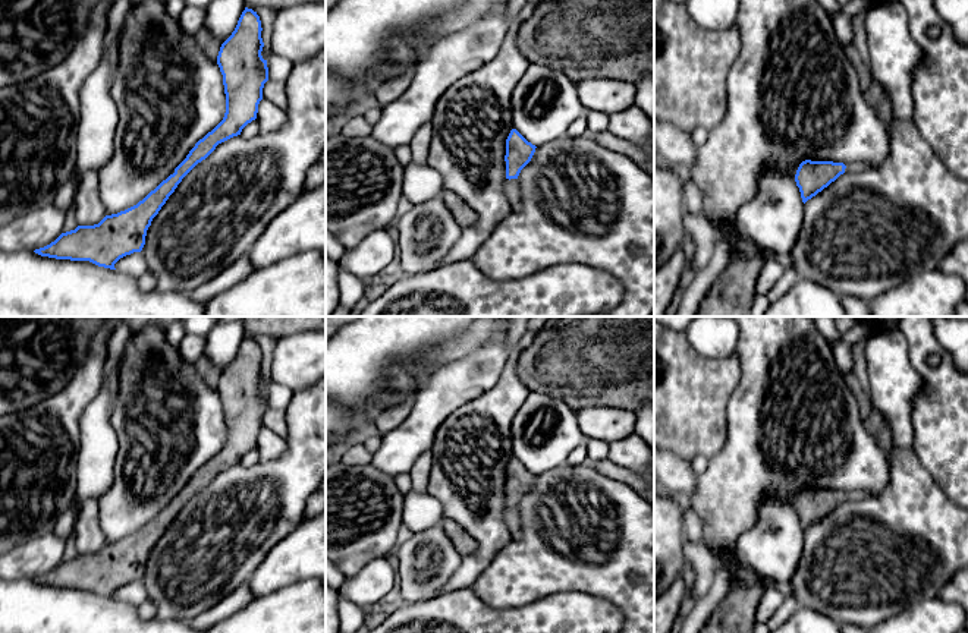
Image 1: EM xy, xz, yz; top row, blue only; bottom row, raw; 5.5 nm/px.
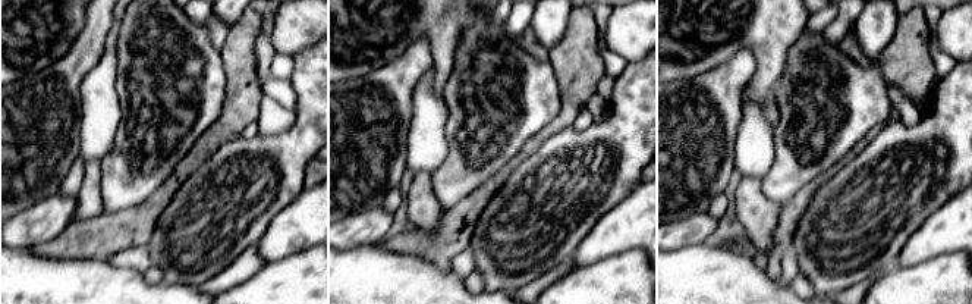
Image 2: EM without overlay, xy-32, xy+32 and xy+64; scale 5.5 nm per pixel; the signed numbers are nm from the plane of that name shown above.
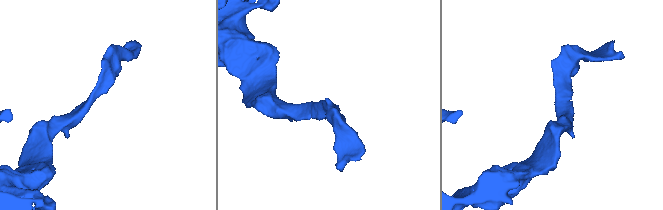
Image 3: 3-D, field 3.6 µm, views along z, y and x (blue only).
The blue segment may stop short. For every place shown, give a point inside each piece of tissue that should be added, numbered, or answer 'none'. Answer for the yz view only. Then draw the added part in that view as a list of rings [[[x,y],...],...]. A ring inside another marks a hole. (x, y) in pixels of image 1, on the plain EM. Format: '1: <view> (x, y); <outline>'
1: yz (852, 495); [[[848,491],[845,494],[846,494],[845,501],[864,500],[864,498],[870,497],[867,491]]]

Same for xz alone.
1: xz (512, 516); [[[506,507],[506,523],[507,523],[507,528],[512,533],[512,538],[521,539],[522,538],[522,529],[521,529],[518,507],[510,507],[510,508]]]

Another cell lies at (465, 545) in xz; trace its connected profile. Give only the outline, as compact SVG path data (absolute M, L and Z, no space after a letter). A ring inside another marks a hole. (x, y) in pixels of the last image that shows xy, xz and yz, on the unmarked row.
M443 517L440 526L462 557L477 552L478 542L471 538L458 523Z

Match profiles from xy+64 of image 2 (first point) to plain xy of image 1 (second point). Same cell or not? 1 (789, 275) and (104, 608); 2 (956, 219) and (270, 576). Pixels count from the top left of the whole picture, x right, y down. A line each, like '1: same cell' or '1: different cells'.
1: different cells
2: same cell

